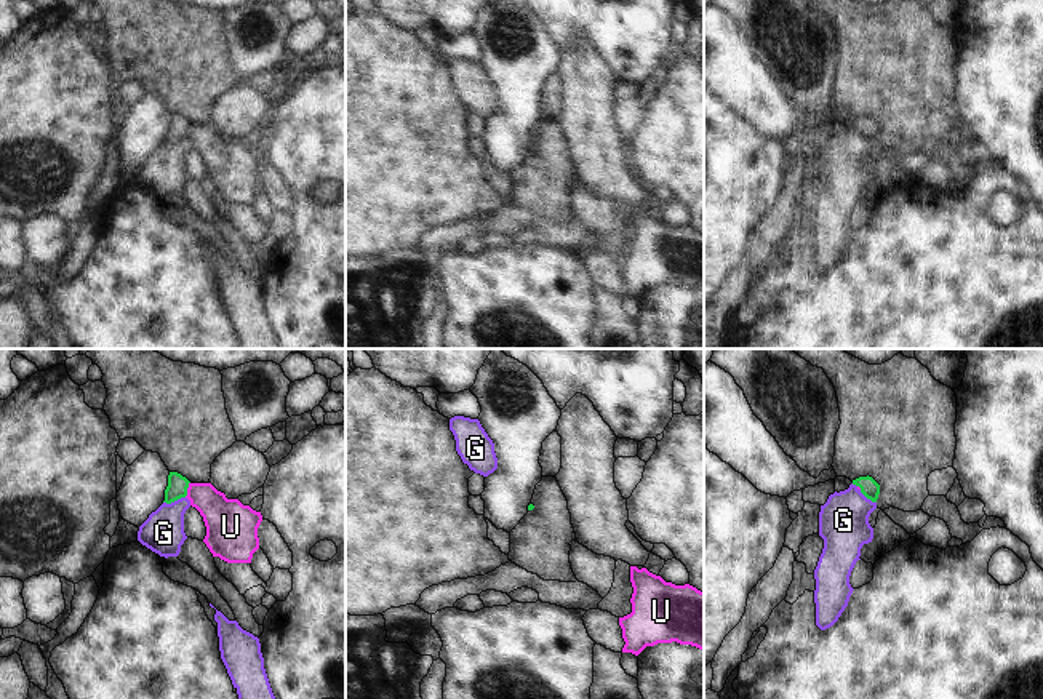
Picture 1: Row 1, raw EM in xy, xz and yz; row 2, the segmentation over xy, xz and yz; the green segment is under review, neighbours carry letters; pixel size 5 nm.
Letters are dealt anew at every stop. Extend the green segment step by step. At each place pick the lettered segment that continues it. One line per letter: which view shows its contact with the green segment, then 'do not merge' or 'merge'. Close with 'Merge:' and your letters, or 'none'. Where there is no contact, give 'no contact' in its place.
G: xy | do not merge
U: xy | do not merge
Merge: none

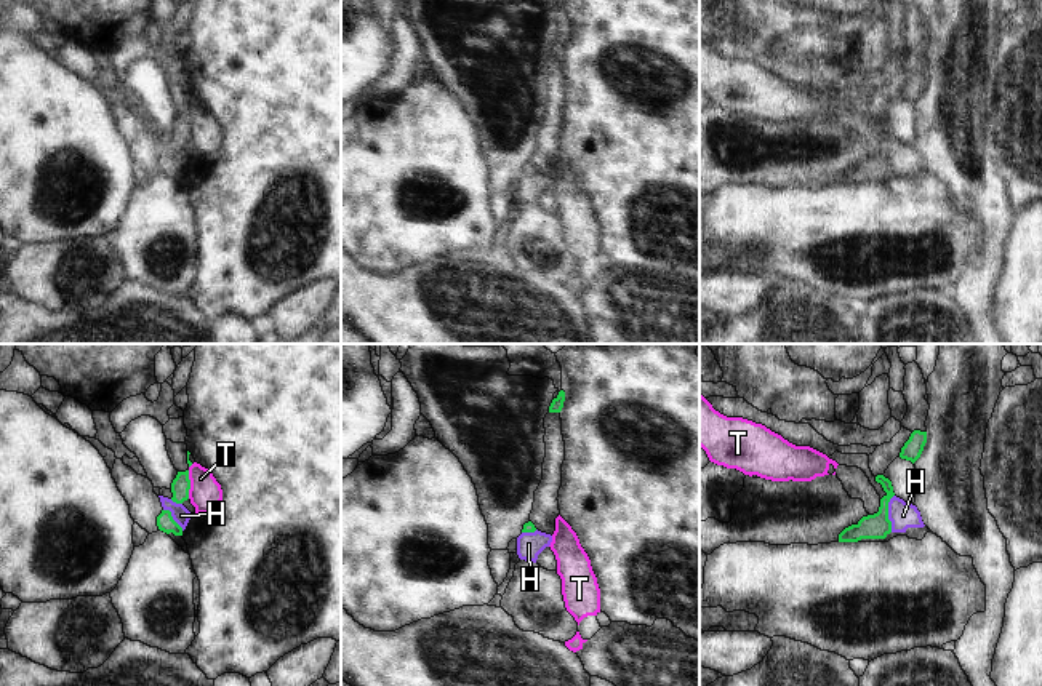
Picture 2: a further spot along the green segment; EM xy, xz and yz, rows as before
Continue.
H: yz | do not merge
T: xy | do not merge
Merge: none

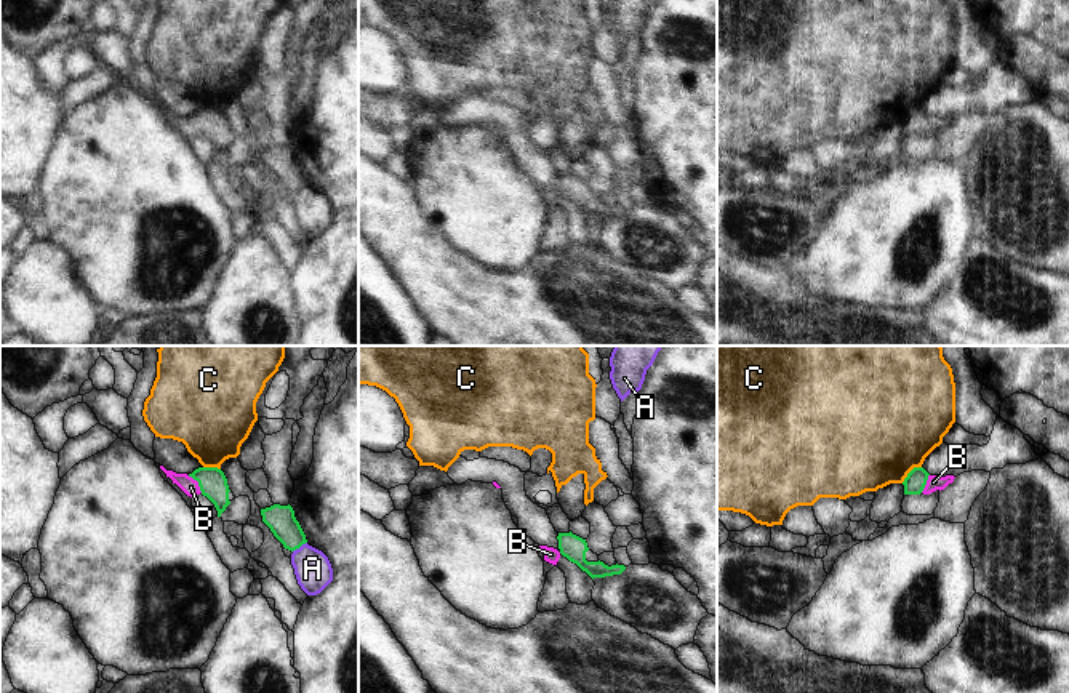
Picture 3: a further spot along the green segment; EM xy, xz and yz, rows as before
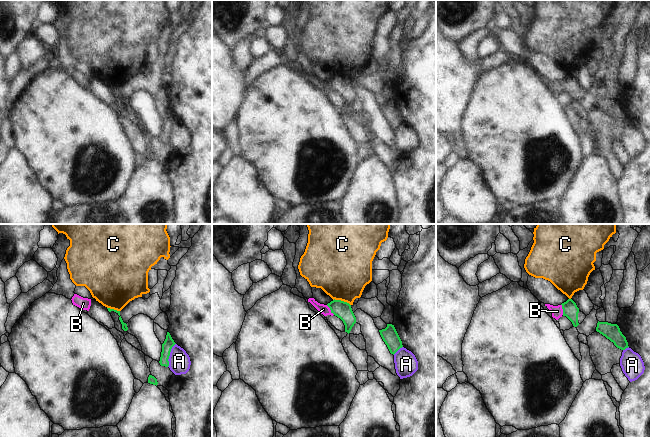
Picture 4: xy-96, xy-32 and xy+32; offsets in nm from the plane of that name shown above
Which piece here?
A: xy | do not merge
B: xy | merge
C: yz | do not merge
Merge: B

